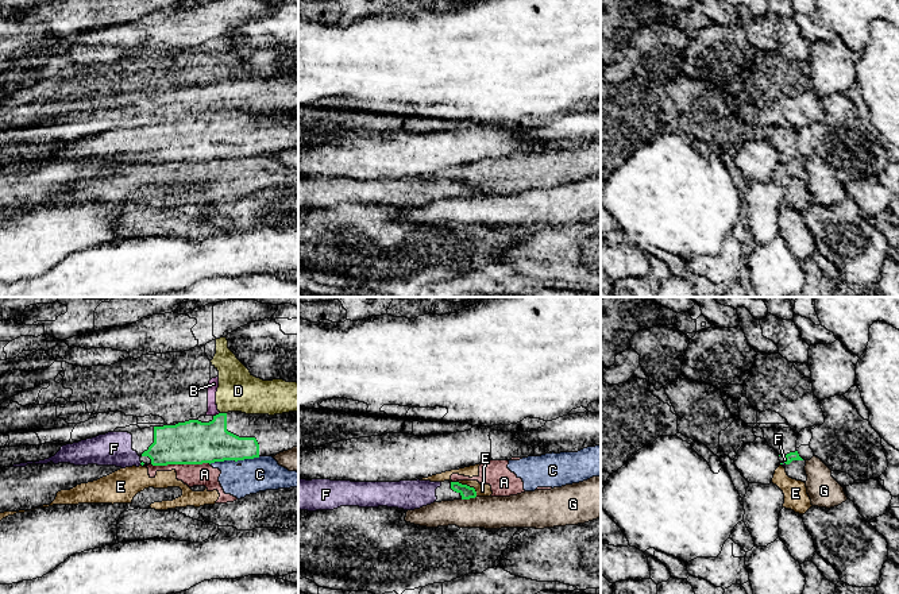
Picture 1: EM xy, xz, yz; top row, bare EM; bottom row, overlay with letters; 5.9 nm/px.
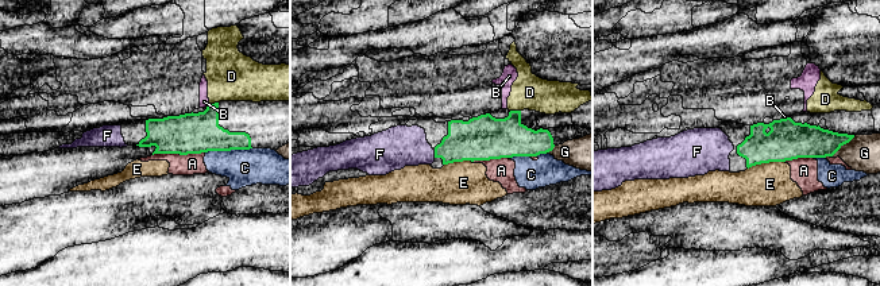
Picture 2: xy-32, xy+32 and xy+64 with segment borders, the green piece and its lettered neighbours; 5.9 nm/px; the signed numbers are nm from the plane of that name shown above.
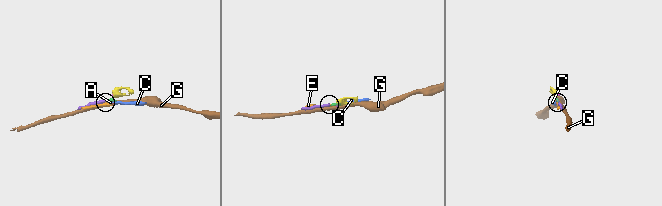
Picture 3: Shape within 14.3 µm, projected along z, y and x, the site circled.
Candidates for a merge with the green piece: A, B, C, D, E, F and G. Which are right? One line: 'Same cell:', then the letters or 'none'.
Same cell: F

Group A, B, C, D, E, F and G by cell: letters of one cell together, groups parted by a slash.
A C E / B / D / F / G

